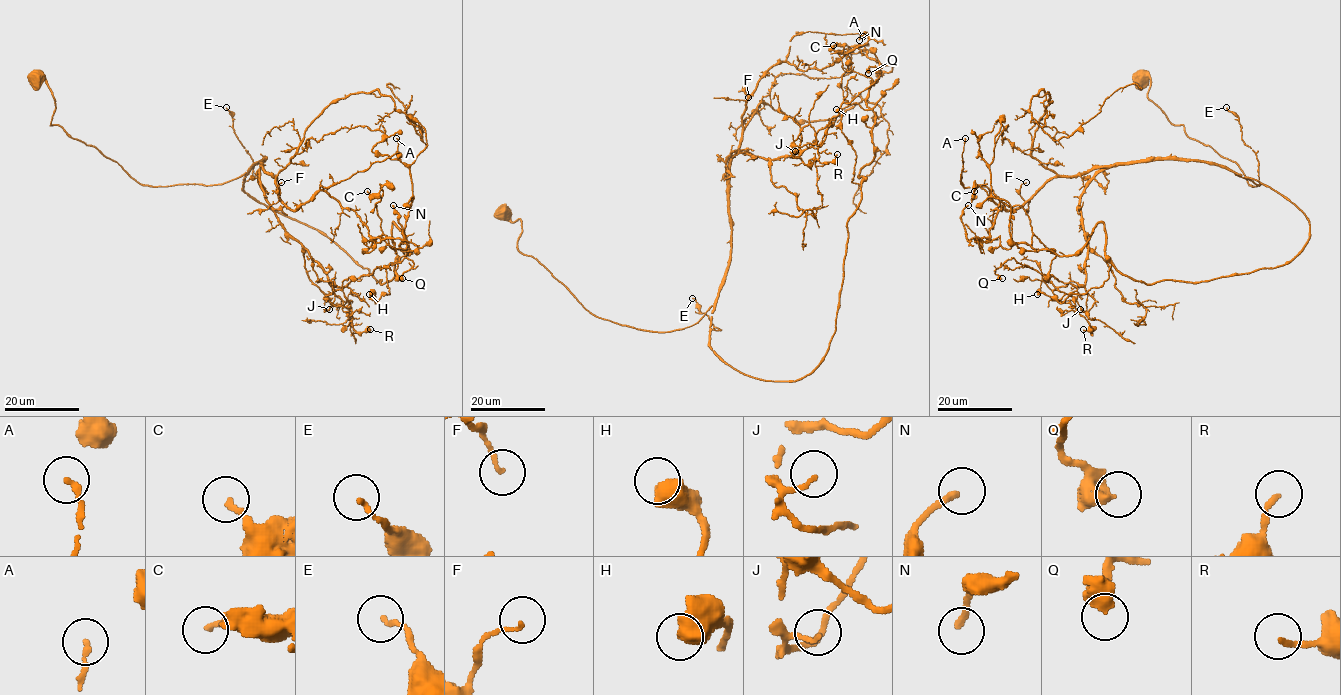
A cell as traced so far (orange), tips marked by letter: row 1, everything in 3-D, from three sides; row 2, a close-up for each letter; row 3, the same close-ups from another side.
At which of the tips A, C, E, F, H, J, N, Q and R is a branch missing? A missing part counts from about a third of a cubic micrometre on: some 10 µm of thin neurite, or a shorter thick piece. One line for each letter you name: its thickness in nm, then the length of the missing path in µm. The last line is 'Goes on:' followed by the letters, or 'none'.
Goes on: none

